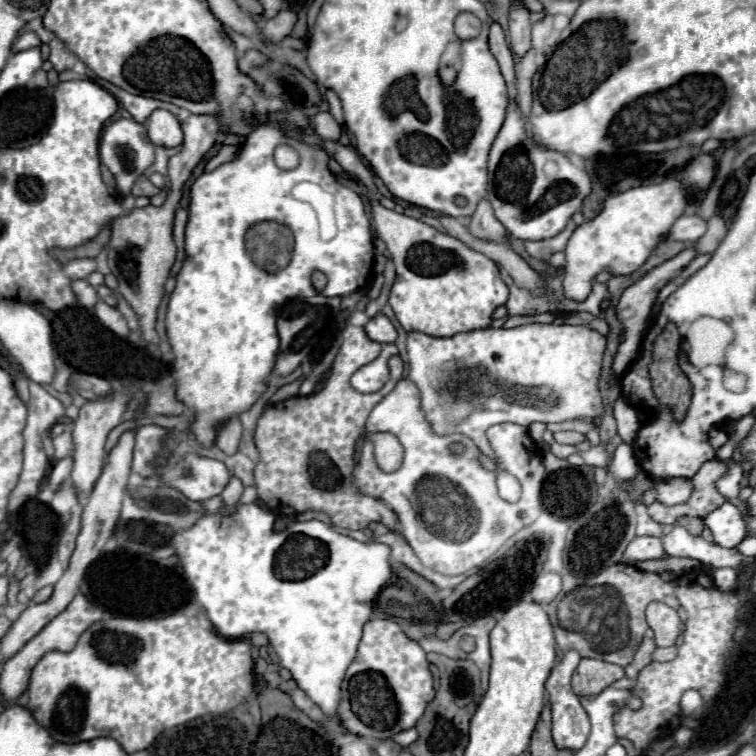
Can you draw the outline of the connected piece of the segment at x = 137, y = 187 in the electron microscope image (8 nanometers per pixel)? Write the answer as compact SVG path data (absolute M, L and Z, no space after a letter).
M142 175L142 177L134 183L134 187L132 187L132 195L134 195L134 197L140 197L140 195L152 197L152 195L156 195L156 193L160 193L160 189L154 187L154 185L148 181L146 175Z

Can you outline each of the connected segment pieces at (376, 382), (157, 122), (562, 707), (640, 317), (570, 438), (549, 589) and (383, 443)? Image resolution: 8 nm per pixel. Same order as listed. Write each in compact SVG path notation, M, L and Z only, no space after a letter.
M384 345L380 357L376 361L372 361L370 365L360 367L354 375L352 375L352 387L360 393L372 393L378 391L386 379L388 379L388 359L394 357L398 353L396 345Z
M156 109L146 121L146 129L148 129L148 137L154 145L176 147L182 143L180 123L170 111Z
M566 651L562 661L552 669L548 681L546 681L546 693L548 693L548 703L552 707L552 737L558 749L570 749L570 751L580 751L590 735L590 719L580 703L580 697L572 691L570 677L574 669L580 663L580 655L576 651Z
M694 245L688 247L688 249L684 249L682 253L678 253L678 255L672 257L672 259L668 259L666 263L654 267L650 273L646 273L640 281L636 281L634 285L630 285L630 287L622 293L622 297L620 297L618 305L616 305L616 315L618 315L618 321L620 321L622 327L624 327L626 337L624 337L624 341L620 343L618 353L616 353L616 357L614 357L614 365L612 365L614 373L616 373L618 377L622 377L622 375L632 367L632 363L638 359L638 355L640 355L642 337L644 337L646 327L648 327L646 321L648 321L648 317L650 317L650 313L652 313L652 307L654 307L654 301L656 301L658 291L660 291L670 279L674 279L696 255L698 255L698 251L694 251Z
M566 431L566 433L554 433L554 439L564 445L576 445L576 443L584 441L584 435L574 433L574 431Z
M540 573L534 579L534 587L530 589L530 597L542 605L550 603L562 591L562 577L558 573Z
M384 433L384 437L374 441L374 455L380 469L398 469L404 459L404 447L394 435Z

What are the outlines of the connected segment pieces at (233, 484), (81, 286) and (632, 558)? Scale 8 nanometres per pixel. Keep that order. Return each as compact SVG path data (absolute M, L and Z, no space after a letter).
M232 477L232 479L228 481L228 485L226 485L226 489L222 491L222 499L224 499L224 503L226 503L226 505L234 505L234 503L238 503L242 491L244 491L242 481Z
M76 279L76 281L72 281L72 291L74 291L78 303L80 303L82 307L86 307L86 309L94 307L94 303L98 301L96 289L94 289L86 279Z
M634 537L630 541L630 545L626 547L622 561L630 563L630 565L636 565L638 561L658 559L658 557L666 557L658 537Z

